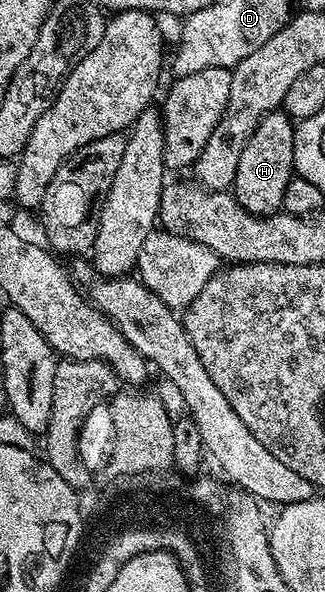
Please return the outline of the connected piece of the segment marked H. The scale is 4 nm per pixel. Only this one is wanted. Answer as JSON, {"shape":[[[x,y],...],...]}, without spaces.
{"shape":[[[284,111],[267,113],[259,123],[259,127],[255,127],[251,139],[247,139],[247,147],[243,147],[243,155],[239,159],[239,171],[235,171],[231,192],[239,204],[256,217],[267,217],[271,213],[278,212],[285,204],[287,183],[295,176],[294,128],[294,122]]]}

